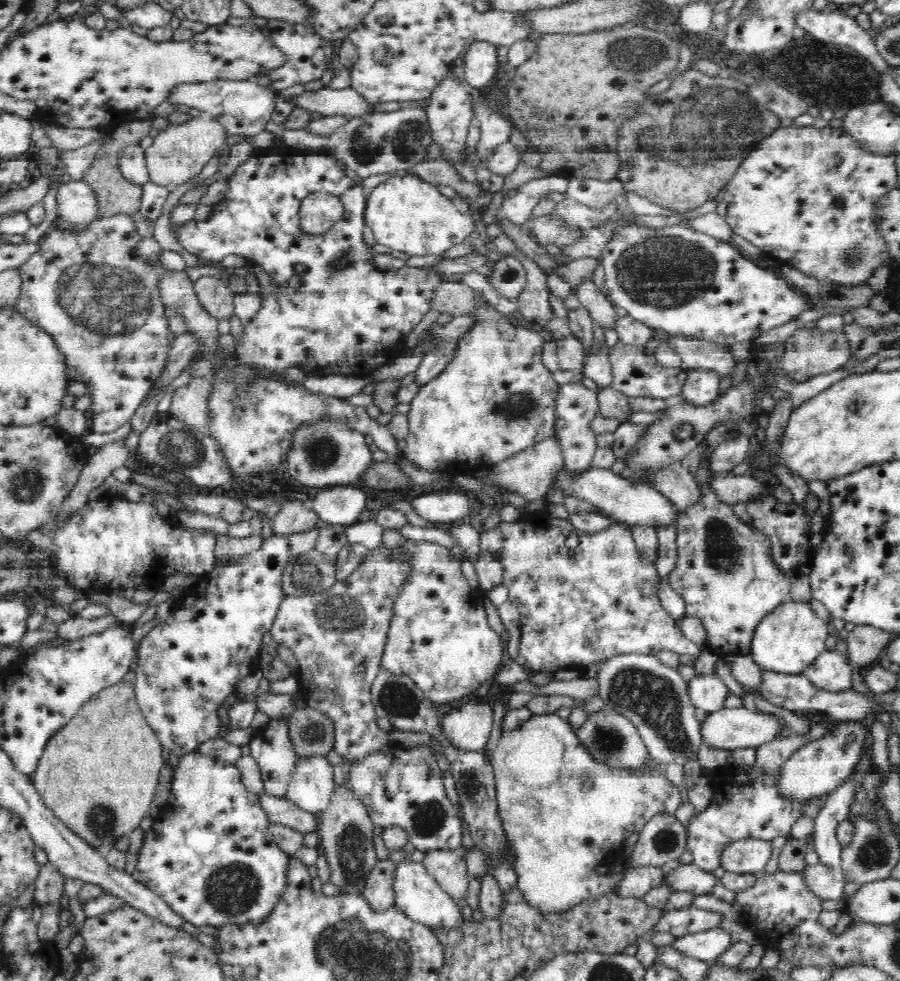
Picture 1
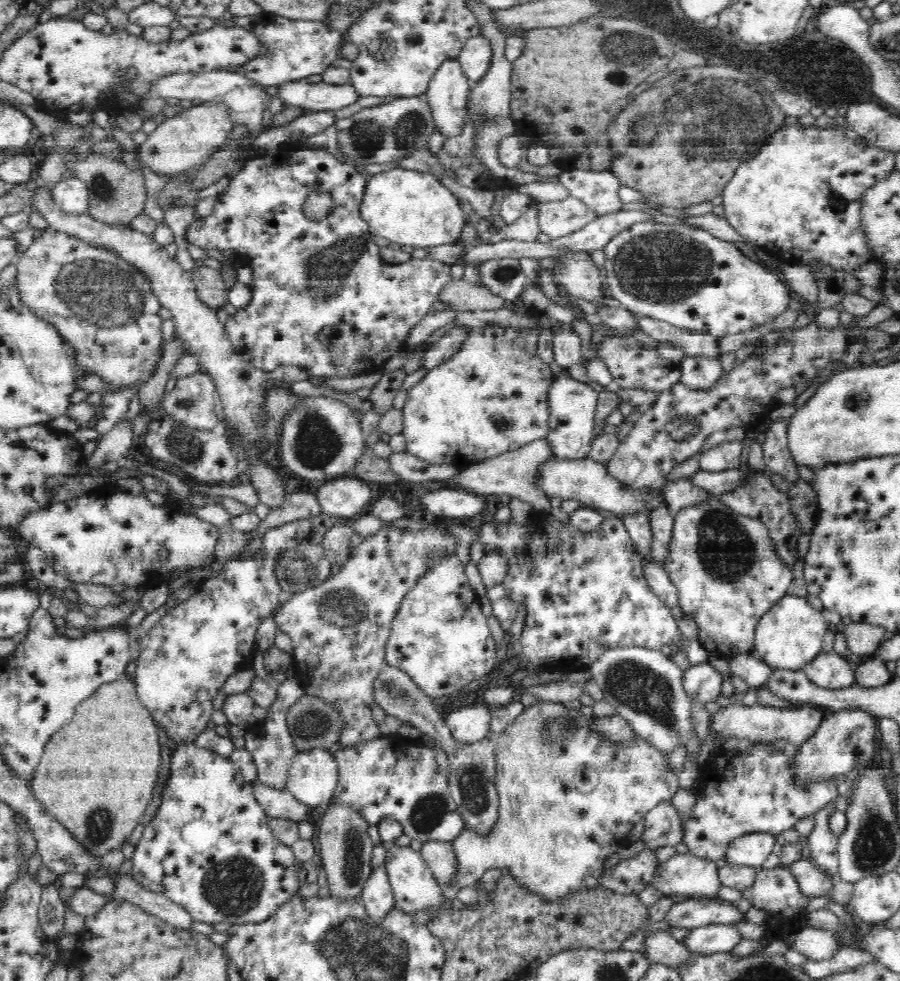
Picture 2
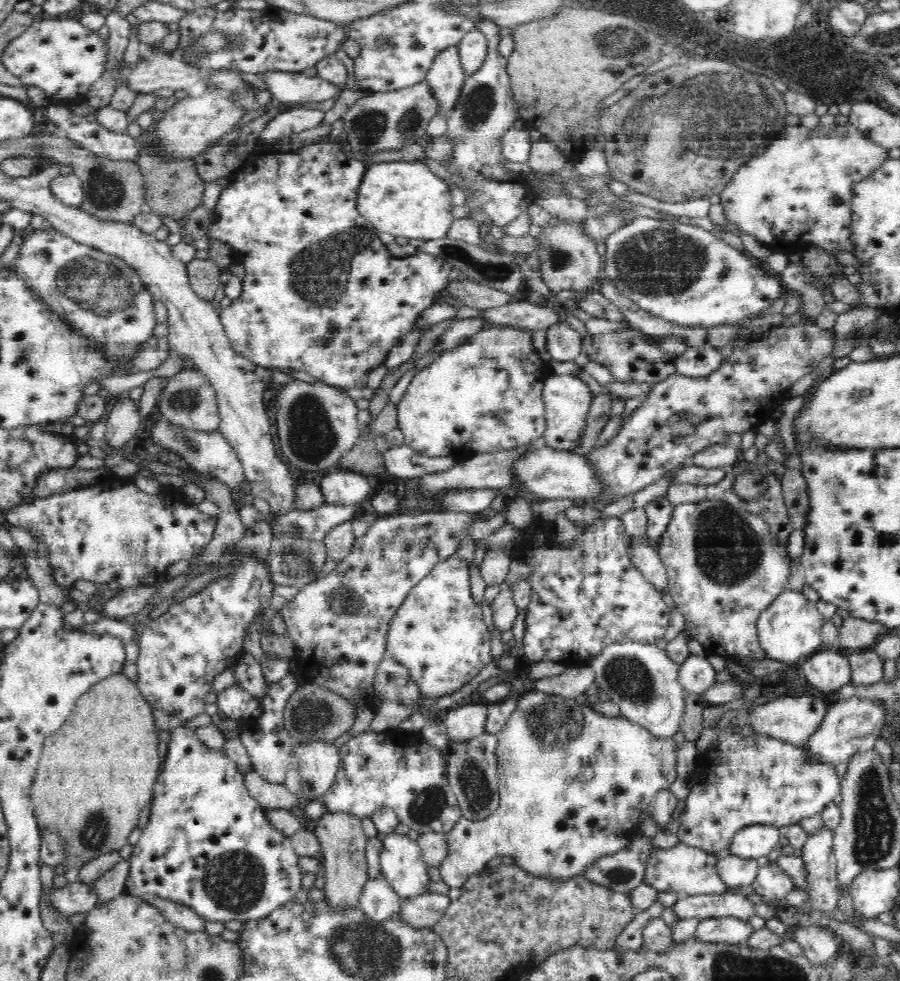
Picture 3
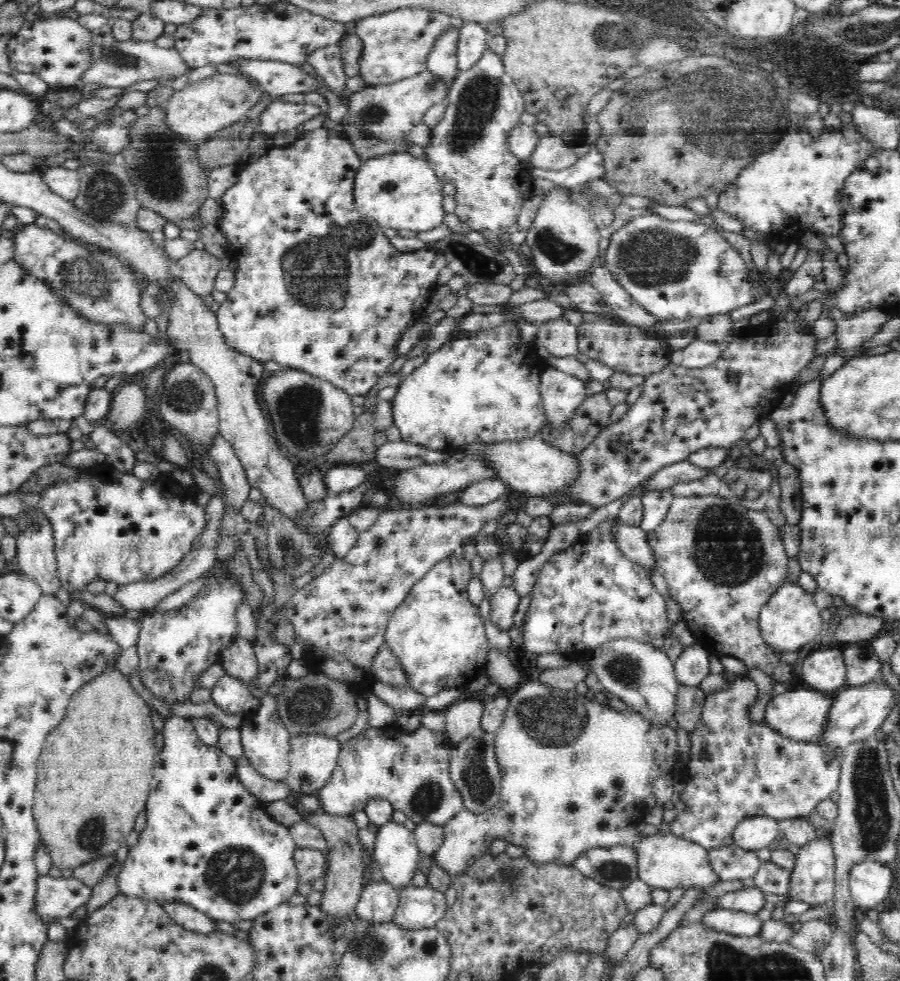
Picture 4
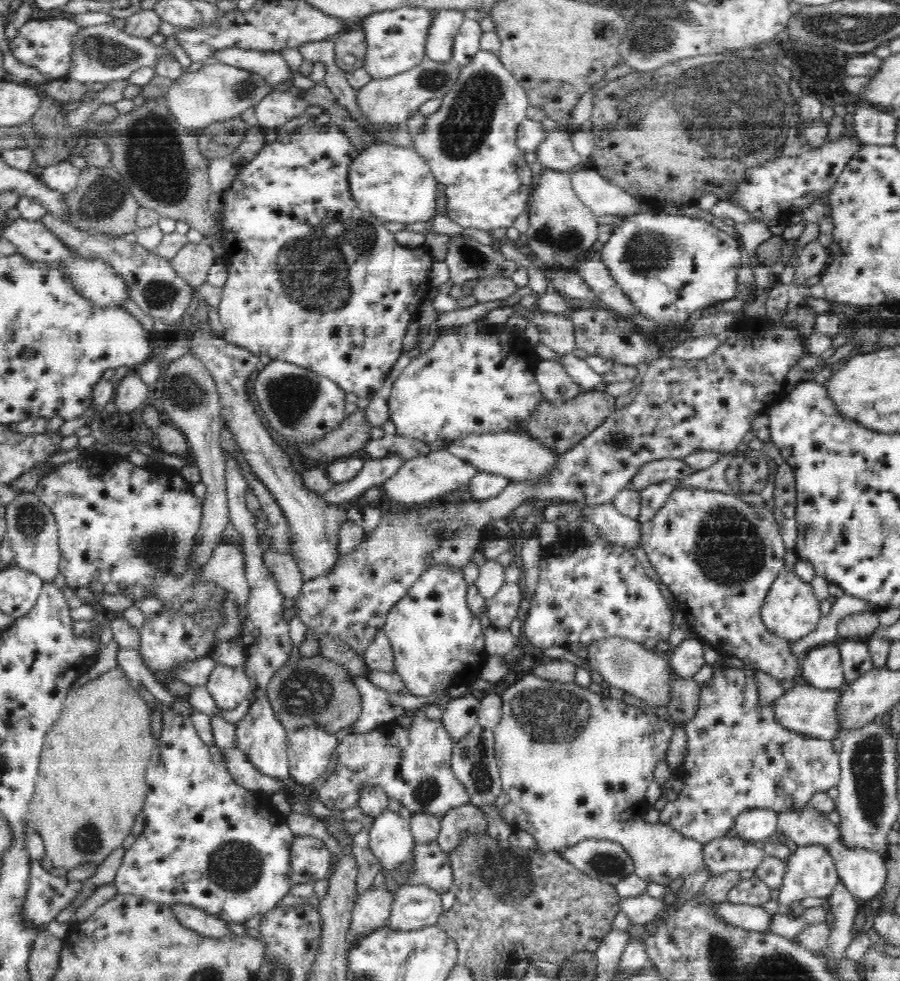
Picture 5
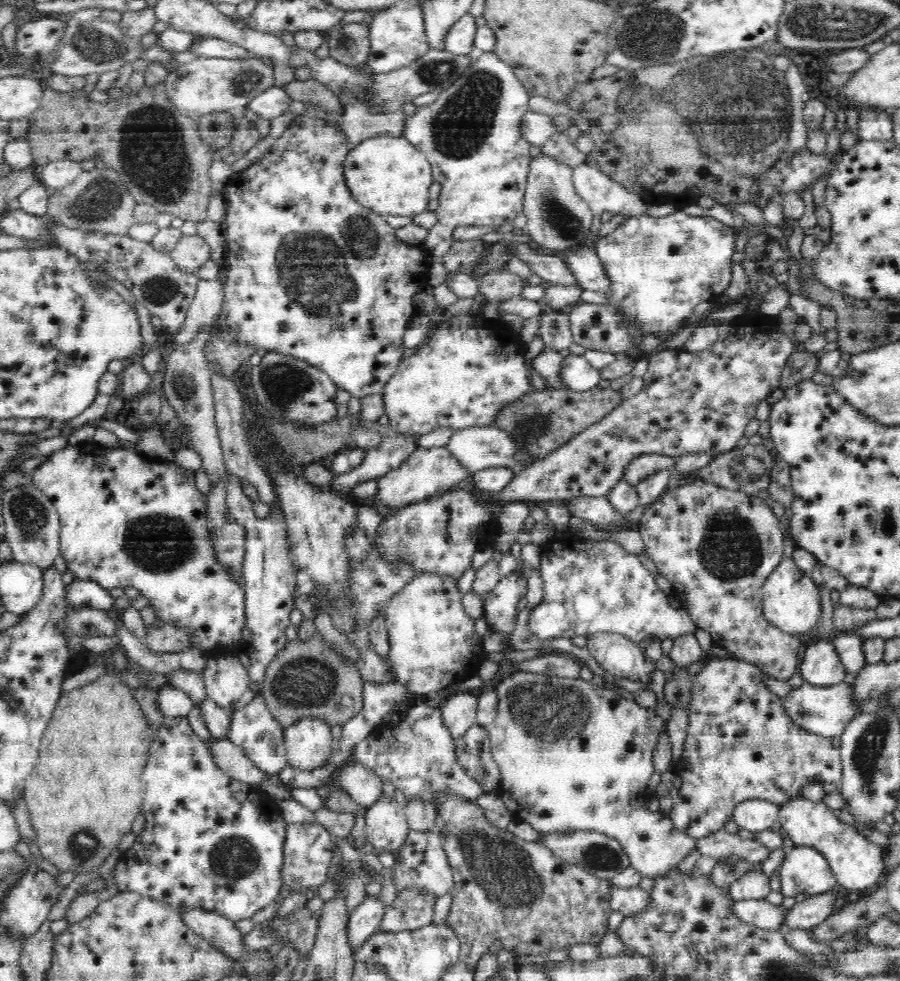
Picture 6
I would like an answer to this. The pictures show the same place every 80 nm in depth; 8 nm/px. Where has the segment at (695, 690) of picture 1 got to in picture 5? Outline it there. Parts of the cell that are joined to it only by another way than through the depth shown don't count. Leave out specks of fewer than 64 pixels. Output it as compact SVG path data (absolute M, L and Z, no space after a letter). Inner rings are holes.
M691 636L668 653L669 662L678 678L692 680L698 670L707 665L702 651L703 644Z

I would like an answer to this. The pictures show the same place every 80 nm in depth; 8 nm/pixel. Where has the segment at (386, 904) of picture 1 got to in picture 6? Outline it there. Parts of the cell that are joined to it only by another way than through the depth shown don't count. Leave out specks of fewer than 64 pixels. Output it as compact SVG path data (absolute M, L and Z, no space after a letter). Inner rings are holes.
M366 896L349 914L347 933L351 949L357 950L372 934L379 931L383 920L384 905L378 897Z

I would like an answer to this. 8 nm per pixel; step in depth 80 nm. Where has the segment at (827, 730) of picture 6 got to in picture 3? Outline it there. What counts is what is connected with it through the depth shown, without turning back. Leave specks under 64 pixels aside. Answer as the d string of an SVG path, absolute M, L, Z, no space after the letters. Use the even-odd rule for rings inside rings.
M810 693L779 696L758 706L758 708L754 708L752 714L750 714L750 724L756 730L754 734L762 734L768 738L776 738L782 742L805 748L810 738L822 724L829 705L830 703L827 703L821 697L816 697Z

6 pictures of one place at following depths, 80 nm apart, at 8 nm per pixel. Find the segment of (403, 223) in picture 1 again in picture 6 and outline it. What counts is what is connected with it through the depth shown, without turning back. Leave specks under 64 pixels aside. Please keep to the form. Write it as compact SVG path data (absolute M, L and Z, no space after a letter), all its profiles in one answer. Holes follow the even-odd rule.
M374 136L360 142L348 156L344 165L344 179L349 192L356 201L368 209L369 212L378 213L380 216L416 216L426 210L428 206L428 184L435 179L432 177L432 166L416 147L410 145L403 136Z

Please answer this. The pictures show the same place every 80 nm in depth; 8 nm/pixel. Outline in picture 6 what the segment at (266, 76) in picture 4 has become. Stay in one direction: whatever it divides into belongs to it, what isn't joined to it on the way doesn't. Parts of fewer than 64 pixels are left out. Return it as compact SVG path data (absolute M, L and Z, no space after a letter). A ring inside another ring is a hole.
M200 37L197 40L197 43L193 42L191 44L189 50L205 59L212 57L227 59L253 59L256 57L256 59L262 59L264 63L272 65L272 68L277 63L276 61L271 60L271 58L251 54L251 52L248 52L245 48L218 37Z

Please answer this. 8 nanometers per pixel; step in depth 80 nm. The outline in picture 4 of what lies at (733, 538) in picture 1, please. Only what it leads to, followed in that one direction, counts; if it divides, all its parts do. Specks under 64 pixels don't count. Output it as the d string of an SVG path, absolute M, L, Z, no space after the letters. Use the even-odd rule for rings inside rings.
M708 496L707 498L692 498L691 500L676 501L668 509L665 519L653 530L647 532L648 544L653 548L654 562L657 566L657 571L666 581L669 588L670 597L676 600L682 609L683 619L688 622L688 629L695 637L695 643L706 649L709 655L717 655L724 657L734 657L739 659L750 669L758 669L771 676L774 682L788 684L793 677L794 670L790 664L784 664L780 655L773 652L772 648L766 646L764 638L762 638L759 626L759 613L768 603L768 599L775 596L779 586L786 581L788 573L789 557L784 551L782 541L782 532L778 531L778 527L774 526L772 520L766 516L764 511L750 510L734 500L721 500Z

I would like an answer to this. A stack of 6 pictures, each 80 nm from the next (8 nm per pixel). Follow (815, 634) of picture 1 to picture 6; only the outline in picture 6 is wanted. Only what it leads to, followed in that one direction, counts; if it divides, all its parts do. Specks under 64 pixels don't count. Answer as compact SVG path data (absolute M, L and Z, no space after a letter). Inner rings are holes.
M784 555L779 565L768 575L763 592L763 616L774 628L790 636L802 636L818 624L821 614L819 587L812 581L811 573L803 572L790 556Z

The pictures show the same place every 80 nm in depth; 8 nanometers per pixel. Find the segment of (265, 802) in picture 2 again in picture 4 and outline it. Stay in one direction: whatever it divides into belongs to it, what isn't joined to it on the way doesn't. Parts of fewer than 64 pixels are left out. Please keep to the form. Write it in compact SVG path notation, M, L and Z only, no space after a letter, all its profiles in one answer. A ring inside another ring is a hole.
M242 755L238 760L234 760L234 762L240 782L258 800L272 804L276 801L282 801L288 794L294 793L285 781L272 780L262 776L245 755Z

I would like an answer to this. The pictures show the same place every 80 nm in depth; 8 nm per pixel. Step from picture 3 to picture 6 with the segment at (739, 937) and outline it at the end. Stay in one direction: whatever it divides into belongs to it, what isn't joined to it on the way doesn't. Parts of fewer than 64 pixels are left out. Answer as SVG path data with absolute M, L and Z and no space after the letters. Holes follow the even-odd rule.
M746 899L732 904L734 915L740 920L760 929L774 931L783 930L784 916L788 910L783 905L774 906L768 900Z

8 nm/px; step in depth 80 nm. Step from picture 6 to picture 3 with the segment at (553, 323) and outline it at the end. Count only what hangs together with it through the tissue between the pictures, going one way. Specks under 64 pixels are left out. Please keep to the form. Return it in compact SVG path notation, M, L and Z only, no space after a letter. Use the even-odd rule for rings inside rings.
M564 319L546 329L546 348L558 362L574 361L581 354L582 337Z

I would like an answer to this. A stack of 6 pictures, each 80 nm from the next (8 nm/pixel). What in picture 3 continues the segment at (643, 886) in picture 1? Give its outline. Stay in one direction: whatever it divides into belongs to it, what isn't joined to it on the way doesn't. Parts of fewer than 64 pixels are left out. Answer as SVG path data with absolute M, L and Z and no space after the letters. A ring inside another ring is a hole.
M638 831L633 835L628 847L625 847L624 850L620 850L620 852L616 852L612 856L610 854L599 856L596 862L592 864L592 867L588 867L585 870L586 880L604 886L614 892L629 894L633 888L644 884L646 861L652 848L652 840L653 838L646 837Z

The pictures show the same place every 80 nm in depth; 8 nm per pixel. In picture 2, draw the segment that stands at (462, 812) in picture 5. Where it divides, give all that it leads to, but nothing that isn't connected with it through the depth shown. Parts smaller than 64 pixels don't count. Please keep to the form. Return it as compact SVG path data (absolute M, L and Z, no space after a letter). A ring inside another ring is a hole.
M539 700L538 703L526 706L523 711L507 726L502 734L495 737L495 765L496 765L496 788L499 796L499 817L497 823L491 828L489 835L480 835L476 829L464 826L462 833L452 842L455 853L458 855L459 878L455 883L458 888L466 888L480 881L486 870L489 868L507 869L522 886L525 886L527 892L533 896L539 896L539 900L548 902L564 902L568 896L576 896L584 890L600 888L600 878L603 875L604 858L606 854L602 852L600 856L594 856L592 846L600 846L602 850L608 848L610 844L618 844L618 840L624 838L630 830L638 830L646 814L658 804L667 802L670 804L672 797L680 787L678 775L668 763L668 755L651 746L644 738L637 735L637 740L630 747L618 747L612 743L606 743L598 735L590 733L590 719L580 715L578 709L565 707L561 702L552 702ZM674 855L656 867L656 878L651 886L661 890L665 895L691 895L692 897L708 897L718 894L718 866L700 860L700 857Z

